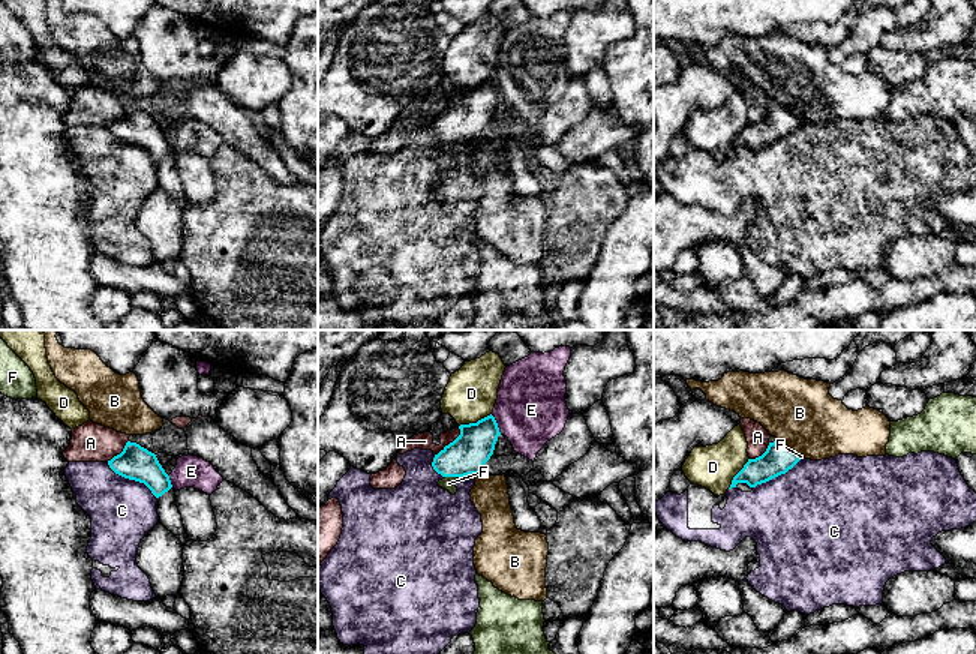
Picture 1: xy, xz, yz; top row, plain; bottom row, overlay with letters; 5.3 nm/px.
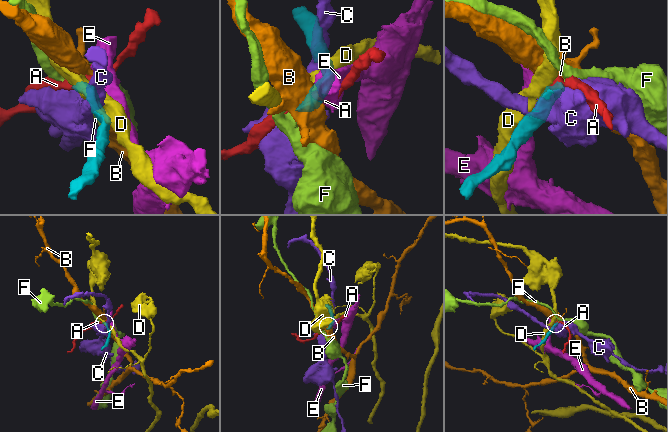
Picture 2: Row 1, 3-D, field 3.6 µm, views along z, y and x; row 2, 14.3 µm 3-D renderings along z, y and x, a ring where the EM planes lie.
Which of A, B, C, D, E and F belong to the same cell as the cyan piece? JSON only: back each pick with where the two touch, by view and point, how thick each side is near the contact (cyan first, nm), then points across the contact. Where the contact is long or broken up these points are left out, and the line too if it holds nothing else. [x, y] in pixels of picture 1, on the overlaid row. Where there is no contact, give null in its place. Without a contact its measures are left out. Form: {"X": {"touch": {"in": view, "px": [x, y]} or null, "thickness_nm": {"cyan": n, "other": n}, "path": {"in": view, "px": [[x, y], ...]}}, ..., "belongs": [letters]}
{"F": {"touch": {"in": "xz", "px": [452, 476]}, "thickness_nm": {"cyan": 220, "other": 80}, "path": {"in": "xz", "px": [[467, 455], [452, 476], [449, 483]]}}, "belongs": ["F"]}

